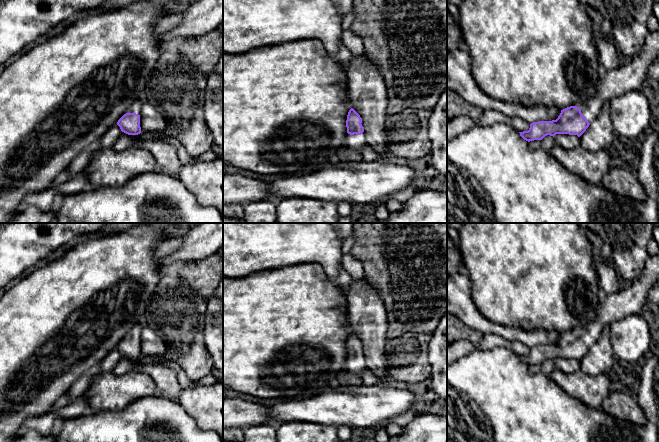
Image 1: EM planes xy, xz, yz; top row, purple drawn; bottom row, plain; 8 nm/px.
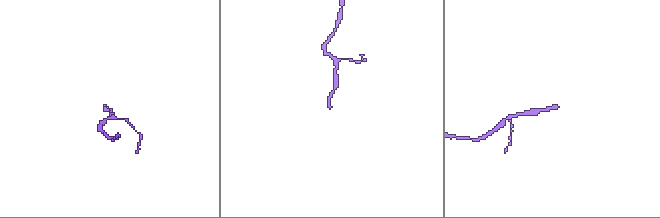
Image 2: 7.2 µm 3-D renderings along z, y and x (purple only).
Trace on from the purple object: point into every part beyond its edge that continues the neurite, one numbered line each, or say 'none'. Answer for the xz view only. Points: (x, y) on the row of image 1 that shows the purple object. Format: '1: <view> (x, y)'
1: xz (355, 142)

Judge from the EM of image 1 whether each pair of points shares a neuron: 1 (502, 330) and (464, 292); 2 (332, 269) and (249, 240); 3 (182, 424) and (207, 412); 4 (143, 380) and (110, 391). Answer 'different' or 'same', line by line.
1: same
2: same
3: different
4: same

